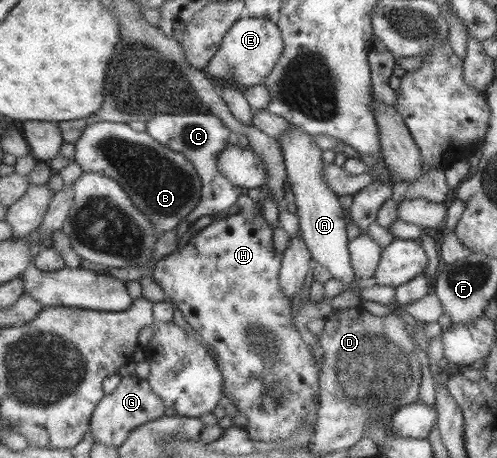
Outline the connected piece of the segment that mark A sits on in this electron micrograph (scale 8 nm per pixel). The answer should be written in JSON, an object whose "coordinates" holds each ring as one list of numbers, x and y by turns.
{"coordinates":[[291,125,279,139,279,148,283,152,283,164,285,164,285,174,287,174,290,190,294,195,294,203,298,217,298,229,301,239,311,255,311,259,319,263,321,267,327,269,327,273,331,273,331,279,342,280,346,289,358,293,356,286,350,286,352,280,357,281,357,276,353,274,351,262,349,262,348,243,346,236,347,213,339,206,335,195,323,181,321,175,321,152,319,147,315,147,313,136,305,132,295,125]]}

